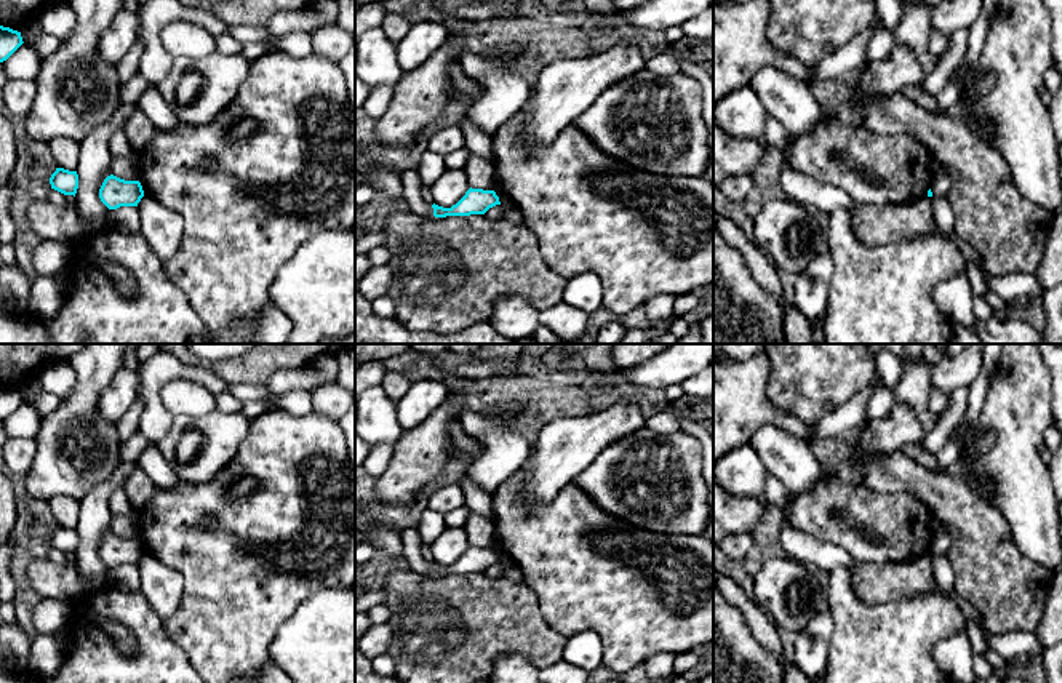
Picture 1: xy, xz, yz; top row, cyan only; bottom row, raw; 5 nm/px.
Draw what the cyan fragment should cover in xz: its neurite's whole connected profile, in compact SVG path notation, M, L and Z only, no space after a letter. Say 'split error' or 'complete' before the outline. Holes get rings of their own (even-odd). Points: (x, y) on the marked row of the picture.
complete; M469 189L451 208L432 205L435 218L485 214L489 208L501 205L494 190Z

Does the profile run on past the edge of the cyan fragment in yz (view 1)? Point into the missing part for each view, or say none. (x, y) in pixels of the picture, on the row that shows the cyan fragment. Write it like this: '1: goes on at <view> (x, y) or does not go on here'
1: does not go on here

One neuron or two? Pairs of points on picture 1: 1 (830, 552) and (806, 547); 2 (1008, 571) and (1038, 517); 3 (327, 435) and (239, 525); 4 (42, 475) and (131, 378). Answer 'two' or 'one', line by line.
1: one
2: two
3: one
4: two

